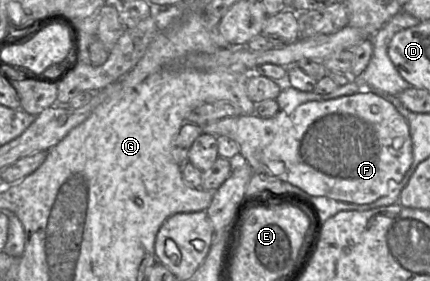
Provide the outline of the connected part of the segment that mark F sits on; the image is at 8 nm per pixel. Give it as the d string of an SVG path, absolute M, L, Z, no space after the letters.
M372 92L355 93L337 97L332 100L309 101L299 105L292 111L280 110L271 118L261 118L256 114L239 115L209 122L201 127L203 133L211 134L217 137L223 135L236 141L240 147L240 154L247 160L247 163L251 166L254 173L264 173L282 181L286 181L302 189L311 196L325 196L346 203L369 204L386 196L403 180L406 172L410 169L413 162L413 146L408 122L390 101Z

